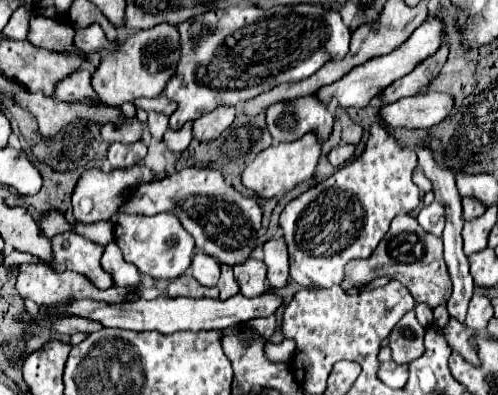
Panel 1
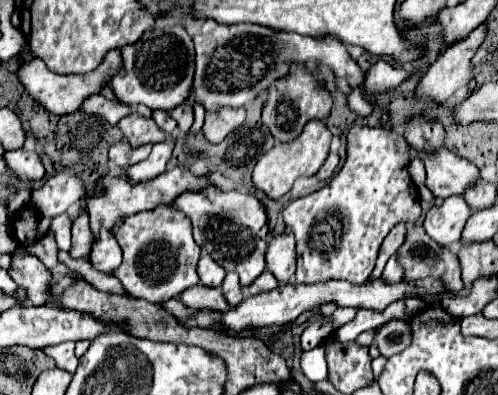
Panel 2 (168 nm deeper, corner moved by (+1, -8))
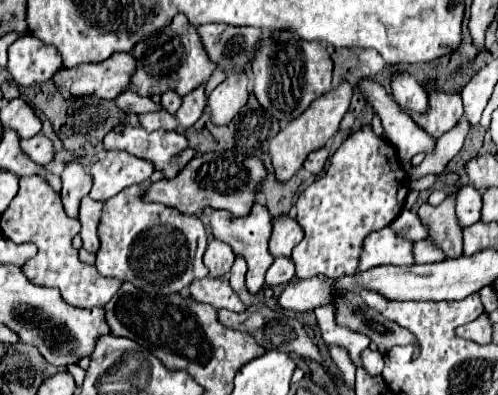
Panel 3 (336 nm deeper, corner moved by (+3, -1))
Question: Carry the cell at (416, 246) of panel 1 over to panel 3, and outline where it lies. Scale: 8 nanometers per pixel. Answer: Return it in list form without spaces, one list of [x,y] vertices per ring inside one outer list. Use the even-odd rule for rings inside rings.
[[[452,195],[446,197],[438,207],[432,207],[428,203],[420,205],[418,217],[428,229],[426,241],[434,243],[450,259],[462,255],[462,229],[456,225]]]

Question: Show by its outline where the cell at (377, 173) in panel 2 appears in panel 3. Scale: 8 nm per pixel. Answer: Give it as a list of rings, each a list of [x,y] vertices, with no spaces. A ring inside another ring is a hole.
[[[370,125],[354,131],[332,155],[324,177],[308,185],[296,199],[296,219],[304,229],[304,239],[292,251],[296,277],[356,273],[364,239],[396,219],[408,191],[408,175],[400,167],[394,147],[382,141]]]

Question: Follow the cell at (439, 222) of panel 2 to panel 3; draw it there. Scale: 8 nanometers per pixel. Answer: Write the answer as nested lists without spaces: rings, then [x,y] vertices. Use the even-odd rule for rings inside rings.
[[[464,185],[454,195],[456,201],[456,217],[460,227],[470,227],[476,221],[480,221],[480,205],[482,205],[482,193],[476,191],[472,185]]]

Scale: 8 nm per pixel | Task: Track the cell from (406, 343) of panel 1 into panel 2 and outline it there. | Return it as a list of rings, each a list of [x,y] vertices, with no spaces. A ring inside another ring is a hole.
[[[392,320],[388,324],[378,326],[376,334],[374,334],[374,342],[376,342],[380,354],[386,356],[386,358],[390,358],[390,356],[402,352],[404,348],[408,348],[410,340],[412,340],[410,328],[400,320]]]

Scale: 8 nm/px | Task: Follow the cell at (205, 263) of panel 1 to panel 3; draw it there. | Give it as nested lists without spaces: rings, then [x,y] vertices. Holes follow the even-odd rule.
[[[212,239],[204,253],[204,265],[210,271],[210,277],[224,277],[230,273],[230,267],[234,263],[234,253],[230,245],[224,245],[222,241]]]

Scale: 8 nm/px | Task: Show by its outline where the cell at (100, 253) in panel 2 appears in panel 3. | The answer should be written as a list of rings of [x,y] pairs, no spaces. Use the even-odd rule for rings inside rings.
[[[84,197],[84,201],[80,203],[80,223],[82,223],[82,231],[80,237],[84,241],[84,249],[90,253],[96,253],[100,249],[100,239],[98,239],[98,223],[102,217],[102,201],[94,201],[90,197]]]

